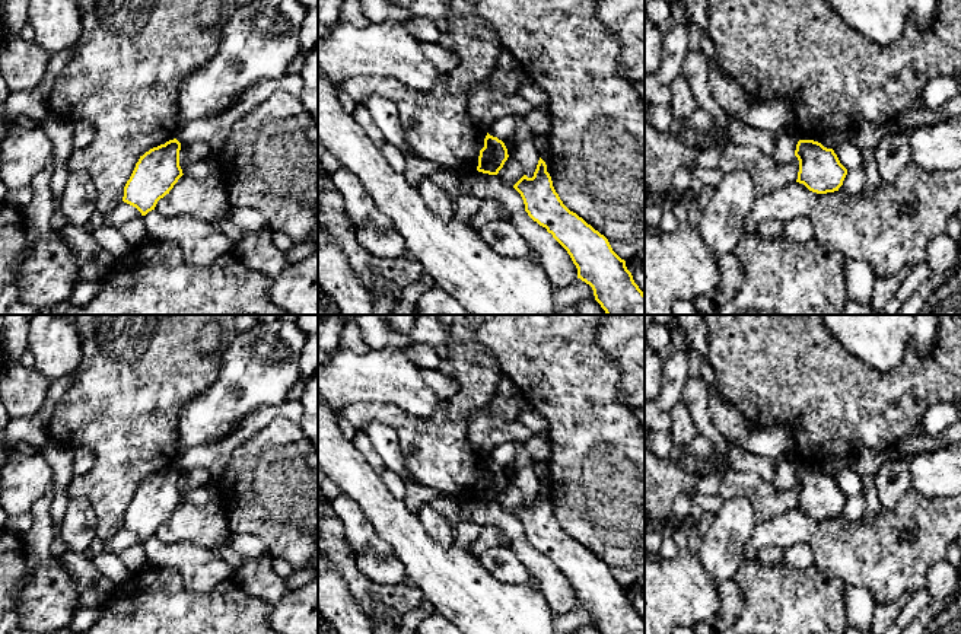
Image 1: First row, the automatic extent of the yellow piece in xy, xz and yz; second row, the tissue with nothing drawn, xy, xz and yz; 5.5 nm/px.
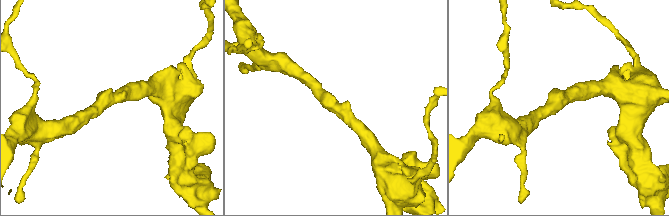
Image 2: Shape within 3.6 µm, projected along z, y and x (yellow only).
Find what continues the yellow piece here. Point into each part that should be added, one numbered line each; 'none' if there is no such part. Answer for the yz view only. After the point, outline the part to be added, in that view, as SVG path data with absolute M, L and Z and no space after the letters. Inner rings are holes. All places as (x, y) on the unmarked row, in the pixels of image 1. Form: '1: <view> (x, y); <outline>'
none

